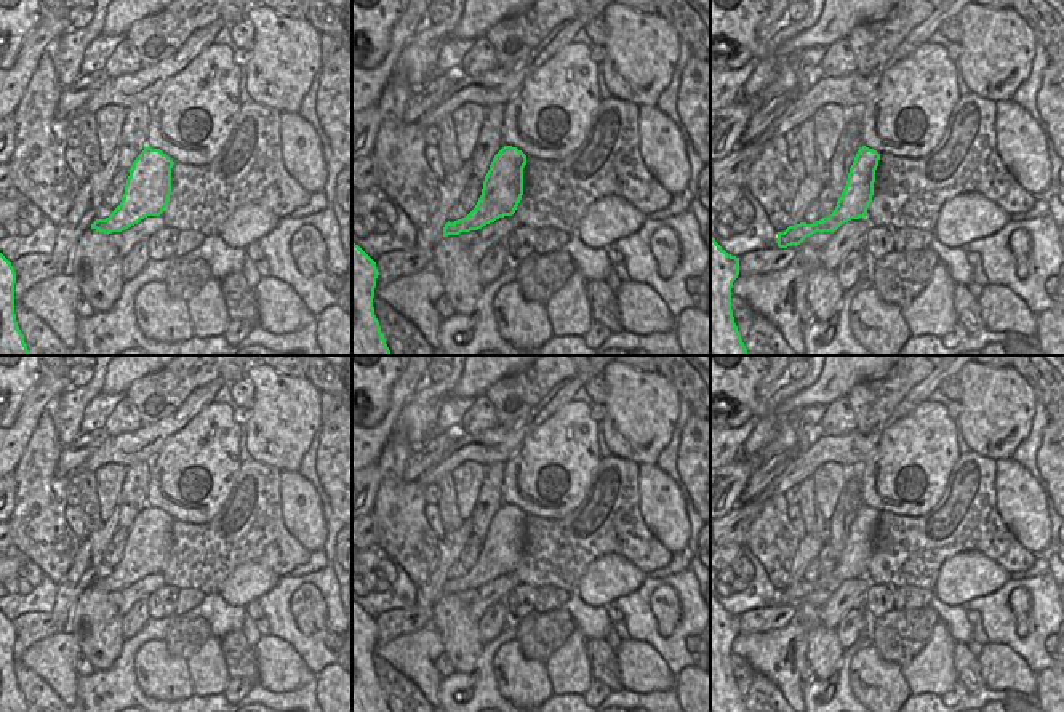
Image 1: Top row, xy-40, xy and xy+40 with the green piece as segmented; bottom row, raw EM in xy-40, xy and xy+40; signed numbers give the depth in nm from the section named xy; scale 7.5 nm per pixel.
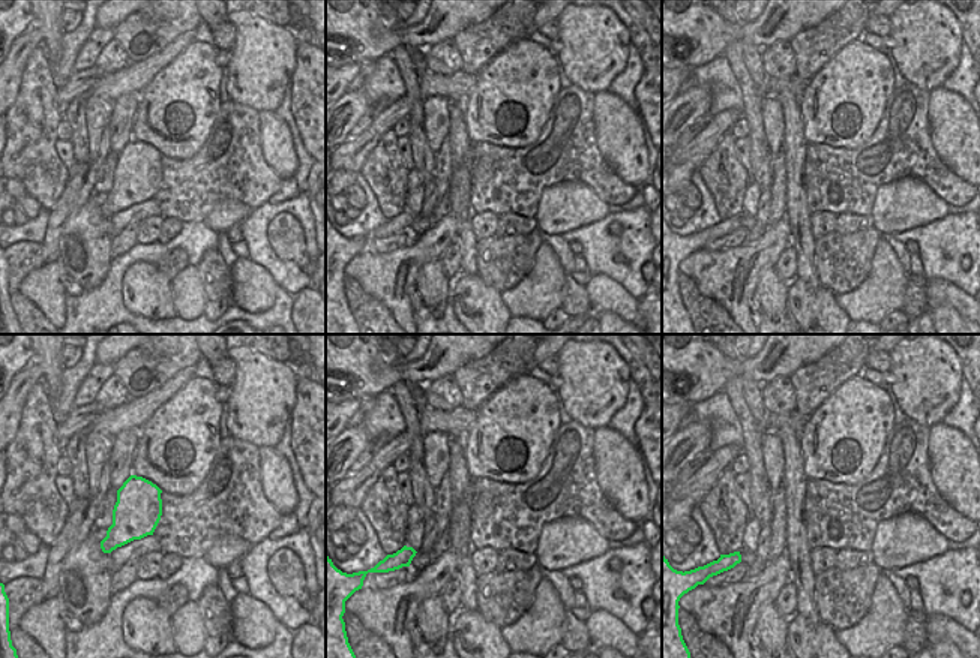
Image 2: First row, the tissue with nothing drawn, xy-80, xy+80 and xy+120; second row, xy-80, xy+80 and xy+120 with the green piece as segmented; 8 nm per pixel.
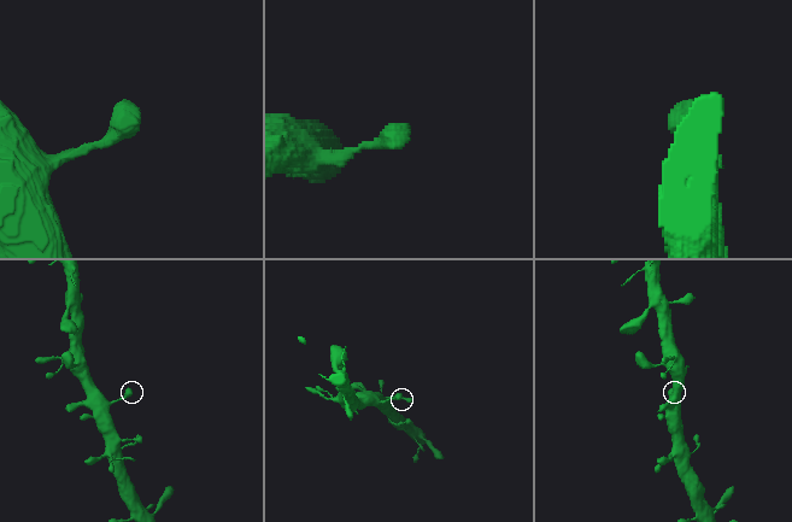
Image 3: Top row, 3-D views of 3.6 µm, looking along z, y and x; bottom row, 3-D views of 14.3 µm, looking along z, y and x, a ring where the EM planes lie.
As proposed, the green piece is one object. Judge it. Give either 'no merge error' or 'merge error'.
no merge error

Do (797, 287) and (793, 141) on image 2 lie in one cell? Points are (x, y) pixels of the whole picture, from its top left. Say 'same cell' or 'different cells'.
different cells

